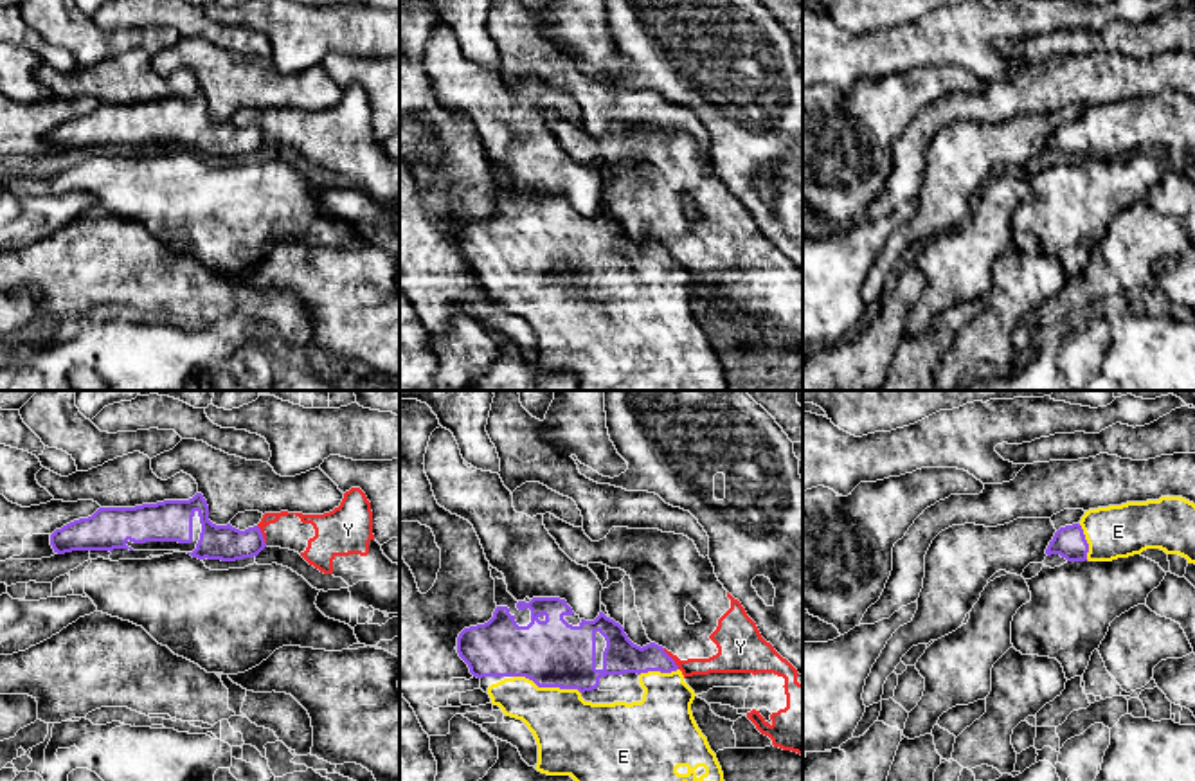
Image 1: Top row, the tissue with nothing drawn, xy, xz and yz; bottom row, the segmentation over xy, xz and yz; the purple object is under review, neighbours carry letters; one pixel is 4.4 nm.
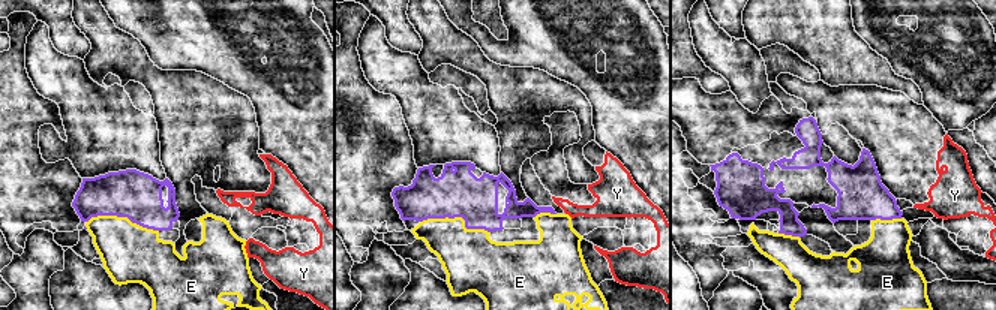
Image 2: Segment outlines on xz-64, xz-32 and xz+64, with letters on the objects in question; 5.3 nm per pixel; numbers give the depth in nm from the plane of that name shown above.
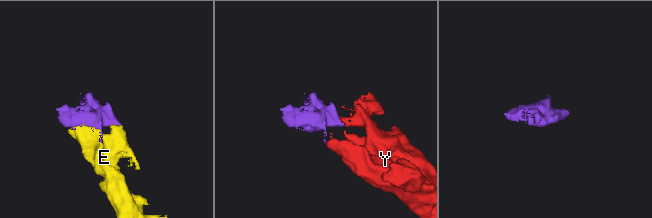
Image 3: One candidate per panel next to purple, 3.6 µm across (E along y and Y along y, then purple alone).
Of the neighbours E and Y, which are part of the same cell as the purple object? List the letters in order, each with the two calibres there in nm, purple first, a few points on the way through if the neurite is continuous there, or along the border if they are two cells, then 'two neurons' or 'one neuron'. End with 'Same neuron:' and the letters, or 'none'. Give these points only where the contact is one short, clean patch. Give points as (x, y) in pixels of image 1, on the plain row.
E: 300/320 nm | one neuron
Y: 160/120 nm | along xz (663, 245), (679, 265) | two neurons
Same neuron: E

